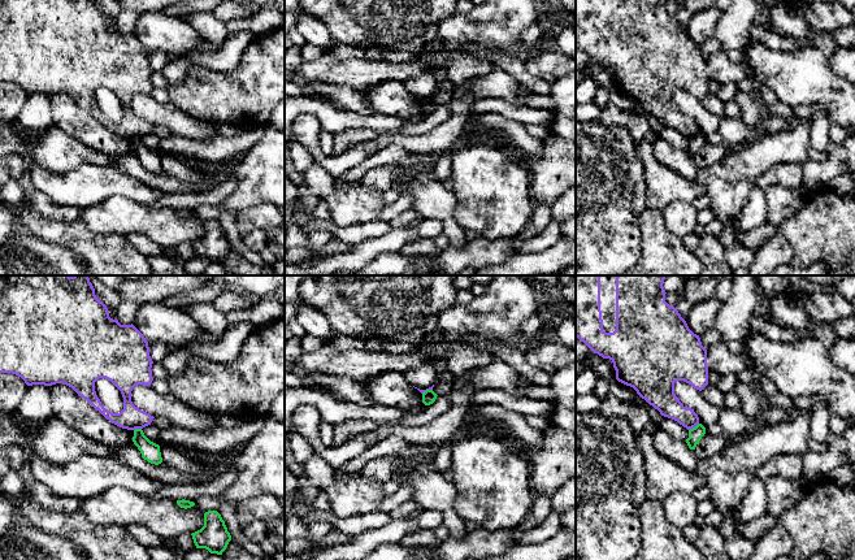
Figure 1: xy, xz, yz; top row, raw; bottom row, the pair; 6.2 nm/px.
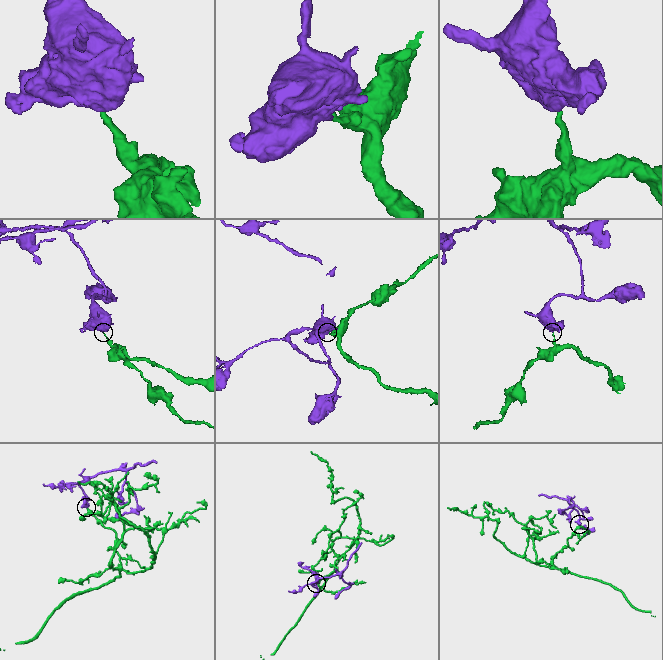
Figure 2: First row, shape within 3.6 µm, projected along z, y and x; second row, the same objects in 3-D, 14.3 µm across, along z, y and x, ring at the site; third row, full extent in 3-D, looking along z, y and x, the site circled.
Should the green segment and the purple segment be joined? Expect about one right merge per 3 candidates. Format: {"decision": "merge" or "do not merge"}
{"decision": "do not merge"}

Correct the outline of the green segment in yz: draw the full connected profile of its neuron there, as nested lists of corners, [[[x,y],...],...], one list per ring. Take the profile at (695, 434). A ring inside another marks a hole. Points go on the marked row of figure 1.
[[[698,424],[695,427],[689,430],[689,438],[686,439],[686,443],[690,450],[695,450],[696,444],[702,439],[702,437],[706,434],[706,427],[702,424]]]

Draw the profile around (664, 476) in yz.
[[[651,427],[637,433],[635,440],[647,472],[647,499],[663,502],[672,492],[693,494],[706,485],[704,478],[695,470],[690,472],[682,468],[655,448]]]

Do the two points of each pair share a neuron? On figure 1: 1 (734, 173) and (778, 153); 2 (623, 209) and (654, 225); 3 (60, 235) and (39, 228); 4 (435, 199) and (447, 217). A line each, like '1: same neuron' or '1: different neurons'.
1: same neuron
2: different neurons
3: same neuron
4: same neuron

